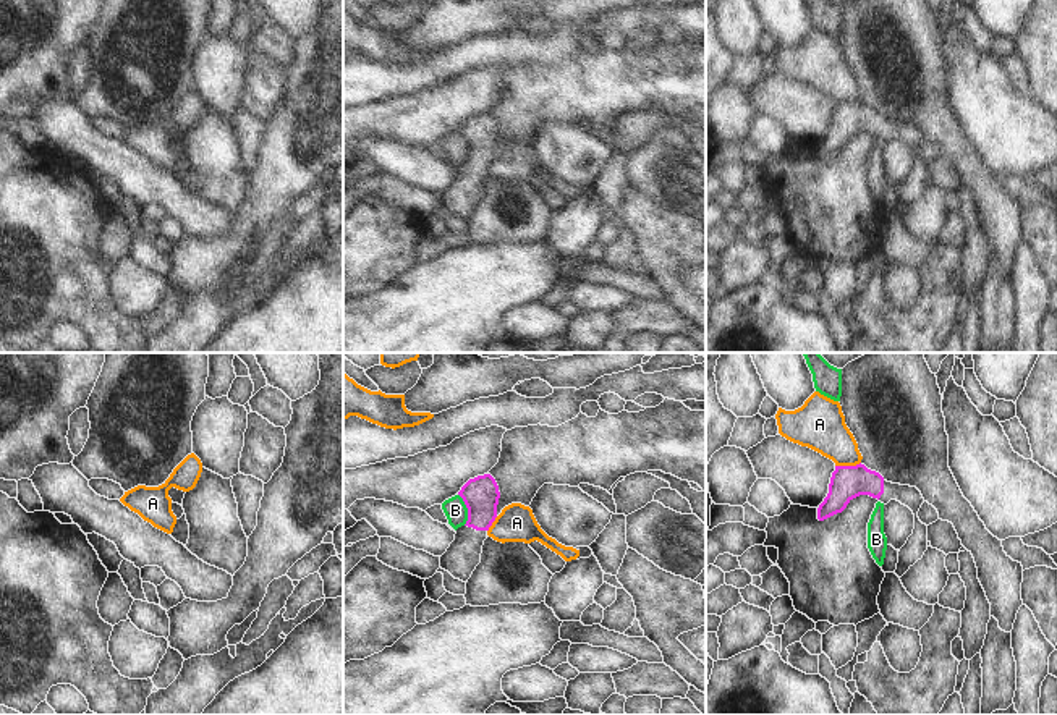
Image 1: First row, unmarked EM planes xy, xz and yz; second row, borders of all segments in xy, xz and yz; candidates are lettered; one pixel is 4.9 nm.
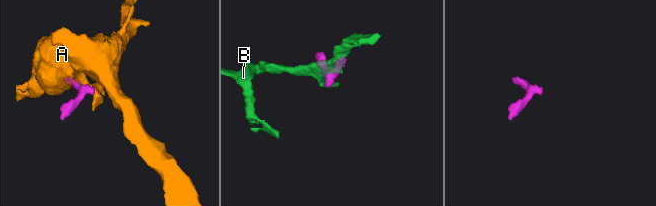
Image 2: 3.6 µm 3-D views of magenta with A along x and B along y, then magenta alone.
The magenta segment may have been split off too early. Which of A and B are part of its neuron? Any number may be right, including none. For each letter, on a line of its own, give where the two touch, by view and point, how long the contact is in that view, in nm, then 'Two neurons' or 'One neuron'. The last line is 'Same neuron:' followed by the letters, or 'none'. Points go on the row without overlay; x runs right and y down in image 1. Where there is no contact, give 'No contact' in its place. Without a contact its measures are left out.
A: Touches magenta at yz (847, 104). Shared border 130 nm. Two neurons
B: Touches magenta at xz (468, 148). Shared border 160 nm. Two neurons
Same neuron: none.

